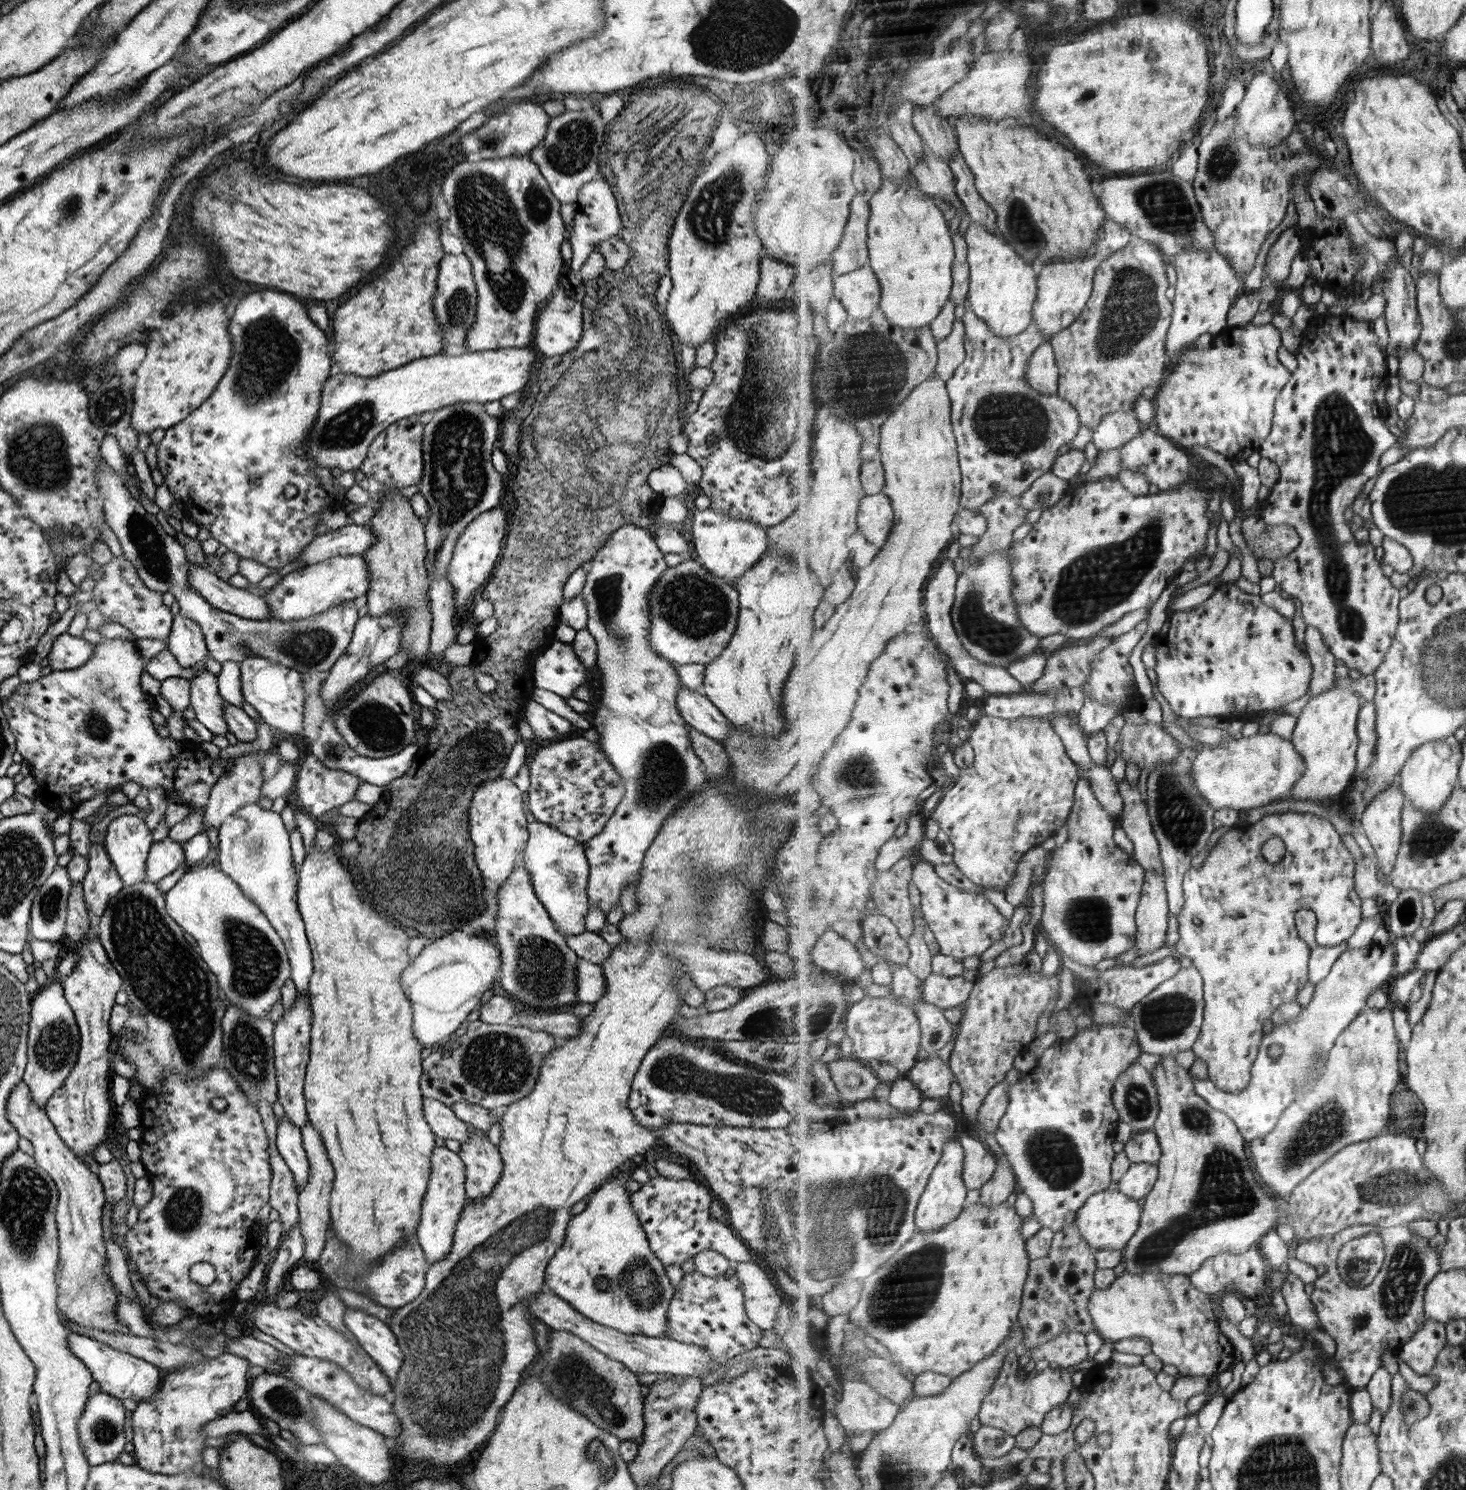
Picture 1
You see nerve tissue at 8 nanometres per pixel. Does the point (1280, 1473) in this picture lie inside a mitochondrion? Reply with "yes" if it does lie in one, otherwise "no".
yes

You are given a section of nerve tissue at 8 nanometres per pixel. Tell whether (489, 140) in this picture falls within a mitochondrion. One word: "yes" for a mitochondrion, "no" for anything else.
yes

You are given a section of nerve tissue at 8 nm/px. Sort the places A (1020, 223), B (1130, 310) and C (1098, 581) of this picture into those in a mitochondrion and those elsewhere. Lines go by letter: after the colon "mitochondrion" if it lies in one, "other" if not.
A: mitochondrion
B: mitochondrion
C: mitochondrion

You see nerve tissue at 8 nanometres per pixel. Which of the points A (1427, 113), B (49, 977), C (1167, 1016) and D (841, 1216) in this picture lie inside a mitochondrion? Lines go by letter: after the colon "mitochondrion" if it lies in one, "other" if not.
A: other
B: other
C: mitochondrion
D: mitochondrion

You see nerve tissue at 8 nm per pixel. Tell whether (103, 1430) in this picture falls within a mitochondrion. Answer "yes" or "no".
yes

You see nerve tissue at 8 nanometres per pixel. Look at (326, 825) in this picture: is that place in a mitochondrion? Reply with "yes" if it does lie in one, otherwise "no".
no

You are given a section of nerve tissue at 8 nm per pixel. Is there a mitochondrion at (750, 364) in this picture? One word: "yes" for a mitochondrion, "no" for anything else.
no

